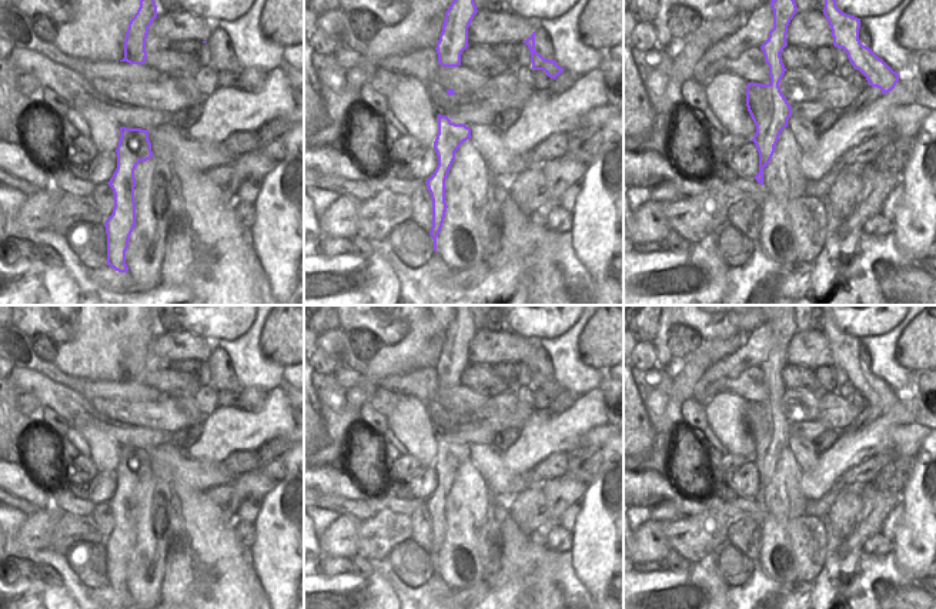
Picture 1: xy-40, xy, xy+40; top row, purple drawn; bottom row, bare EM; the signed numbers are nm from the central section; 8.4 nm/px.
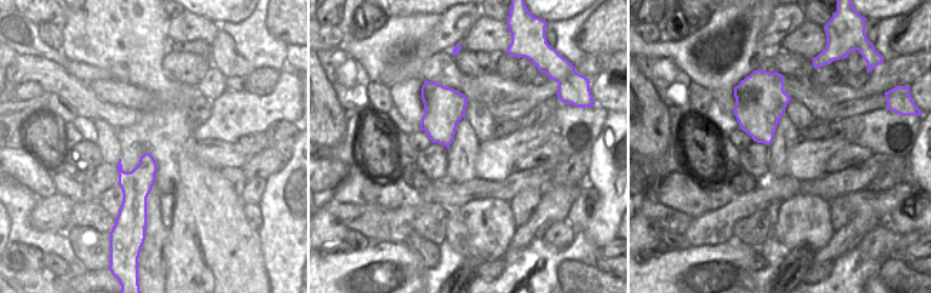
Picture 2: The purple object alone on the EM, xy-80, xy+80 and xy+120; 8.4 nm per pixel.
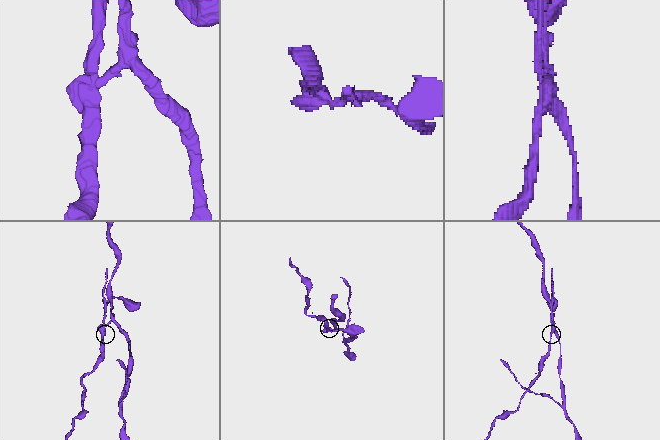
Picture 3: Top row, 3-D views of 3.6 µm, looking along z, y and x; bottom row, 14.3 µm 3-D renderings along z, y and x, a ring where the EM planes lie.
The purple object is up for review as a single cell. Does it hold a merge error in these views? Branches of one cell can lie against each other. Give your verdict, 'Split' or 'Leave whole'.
Split.

